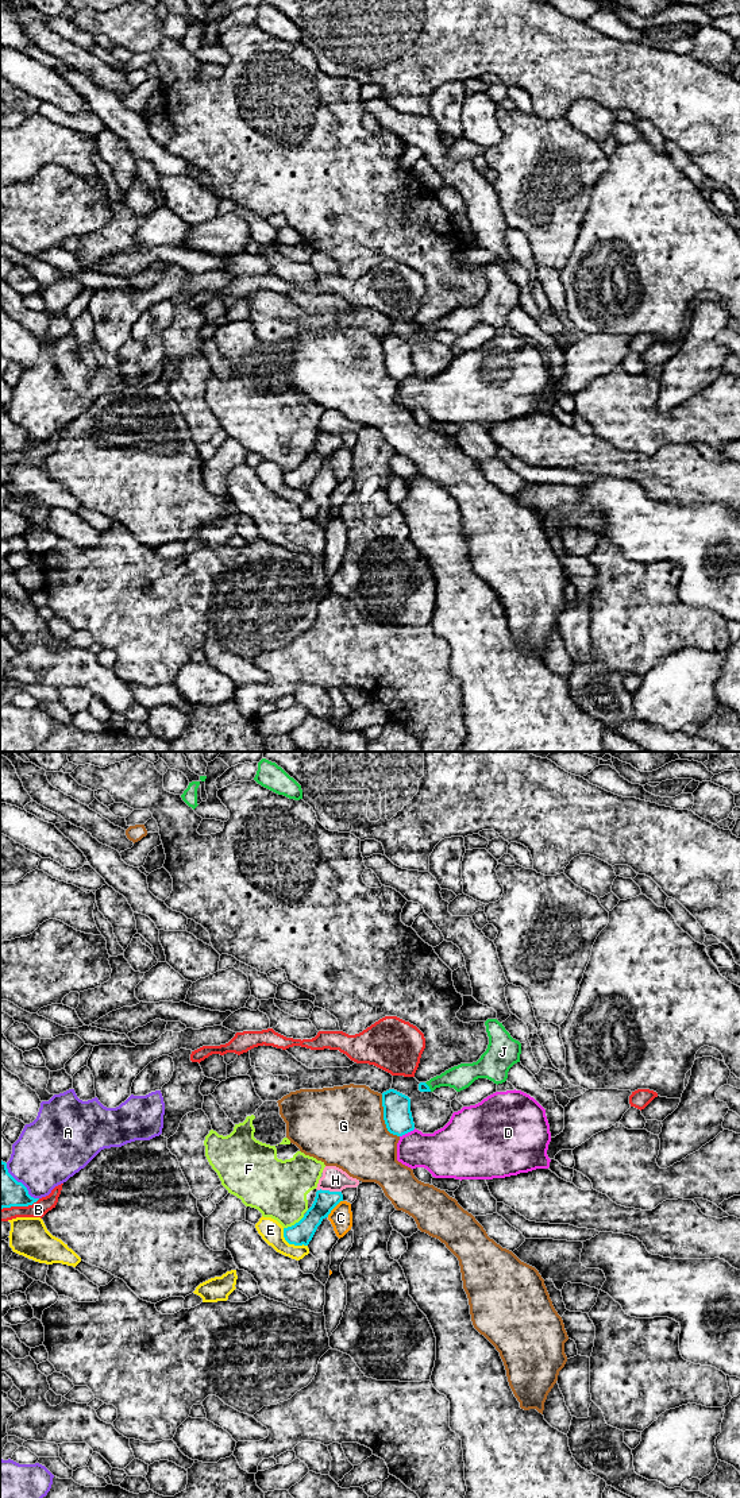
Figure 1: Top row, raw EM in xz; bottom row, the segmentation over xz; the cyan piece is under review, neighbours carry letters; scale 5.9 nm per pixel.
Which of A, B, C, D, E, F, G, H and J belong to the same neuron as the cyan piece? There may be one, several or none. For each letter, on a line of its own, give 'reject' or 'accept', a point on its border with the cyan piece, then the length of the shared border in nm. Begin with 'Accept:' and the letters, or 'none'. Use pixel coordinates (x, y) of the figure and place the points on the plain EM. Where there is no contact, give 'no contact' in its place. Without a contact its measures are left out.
Accept: none
A: reject | xz (20, 427) | 300 nm
B: reject | xz (19, 450) | 240 nm
C: reject | xz (334, 451) | 140 nm
D: reject | xz (407, 377) | 110 nm
E: reject | xz (291, 487) | 190 nm
F: reject | xz (295, 468) | 150 nm
G: reject | xz (384, 362) | 280 nm
H: reject | xz (328, 435) | 140 nm
J: reject | xz (428, 331) | 70 nm

